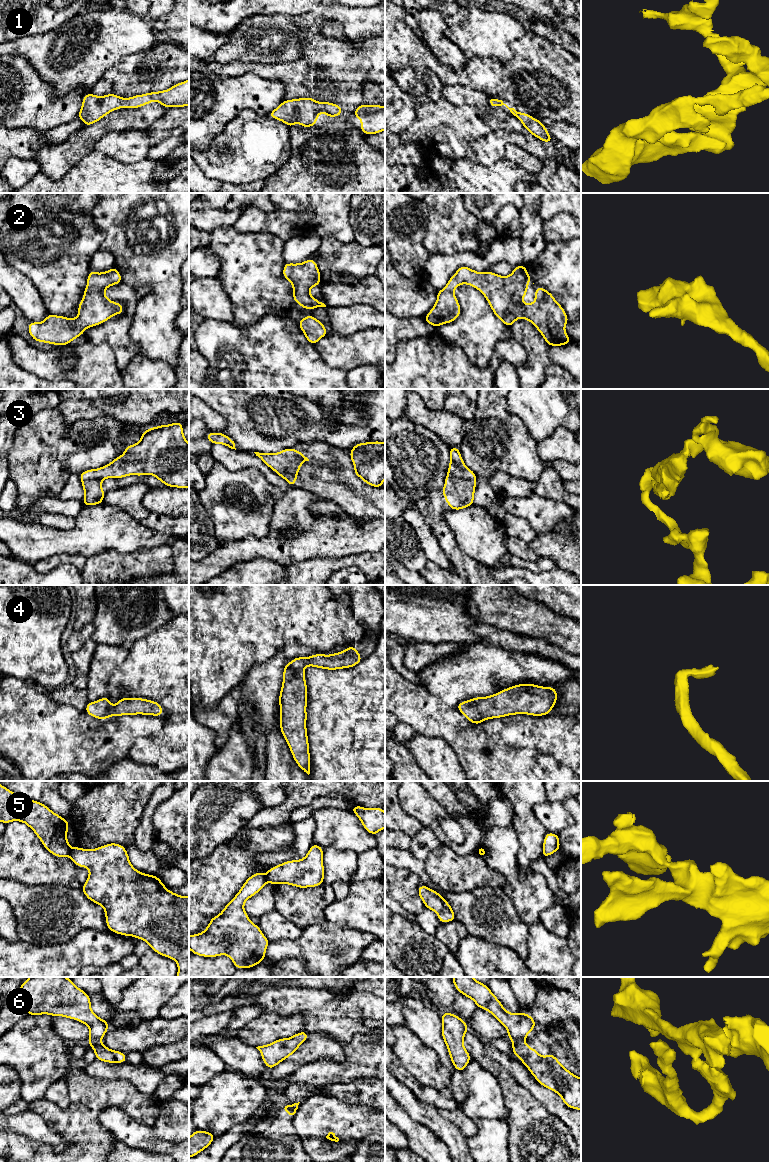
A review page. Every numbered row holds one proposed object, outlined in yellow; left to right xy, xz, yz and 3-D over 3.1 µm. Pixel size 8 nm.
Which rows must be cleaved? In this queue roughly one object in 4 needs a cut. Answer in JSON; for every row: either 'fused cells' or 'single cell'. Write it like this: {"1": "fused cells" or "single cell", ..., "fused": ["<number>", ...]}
{"1": "single cell", "2": "single cell", "3": "fused cells", "4": "single cell", "5": "fused cells", "6": "fused cells", "fused": ["3", "5", "6"]}

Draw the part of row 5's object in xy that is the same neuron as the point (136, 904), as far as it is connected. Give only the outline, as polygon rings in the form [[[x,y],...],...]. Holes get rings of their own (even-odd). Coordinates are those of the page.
[[[109,843],[96,849],[82,849],[76,846],[71,848],[69,857],[73,860],[77,867],[87,867],[89,869],[88,879],[82,886],[81,890],[90,901],[97,903],[104,908],[106,925],[109,931],[113,931],[114,933],[121,934],[123,936],[133,936],[136,939],[144,940],[157,954],[176,961],[178,966],[177,977],[189,977],[189,896],[180,896],[175,894],[174,892],[169,891],[156,875],[148,875],[136,870],[129,861],[129,855],[125,846],[117,843]]]

